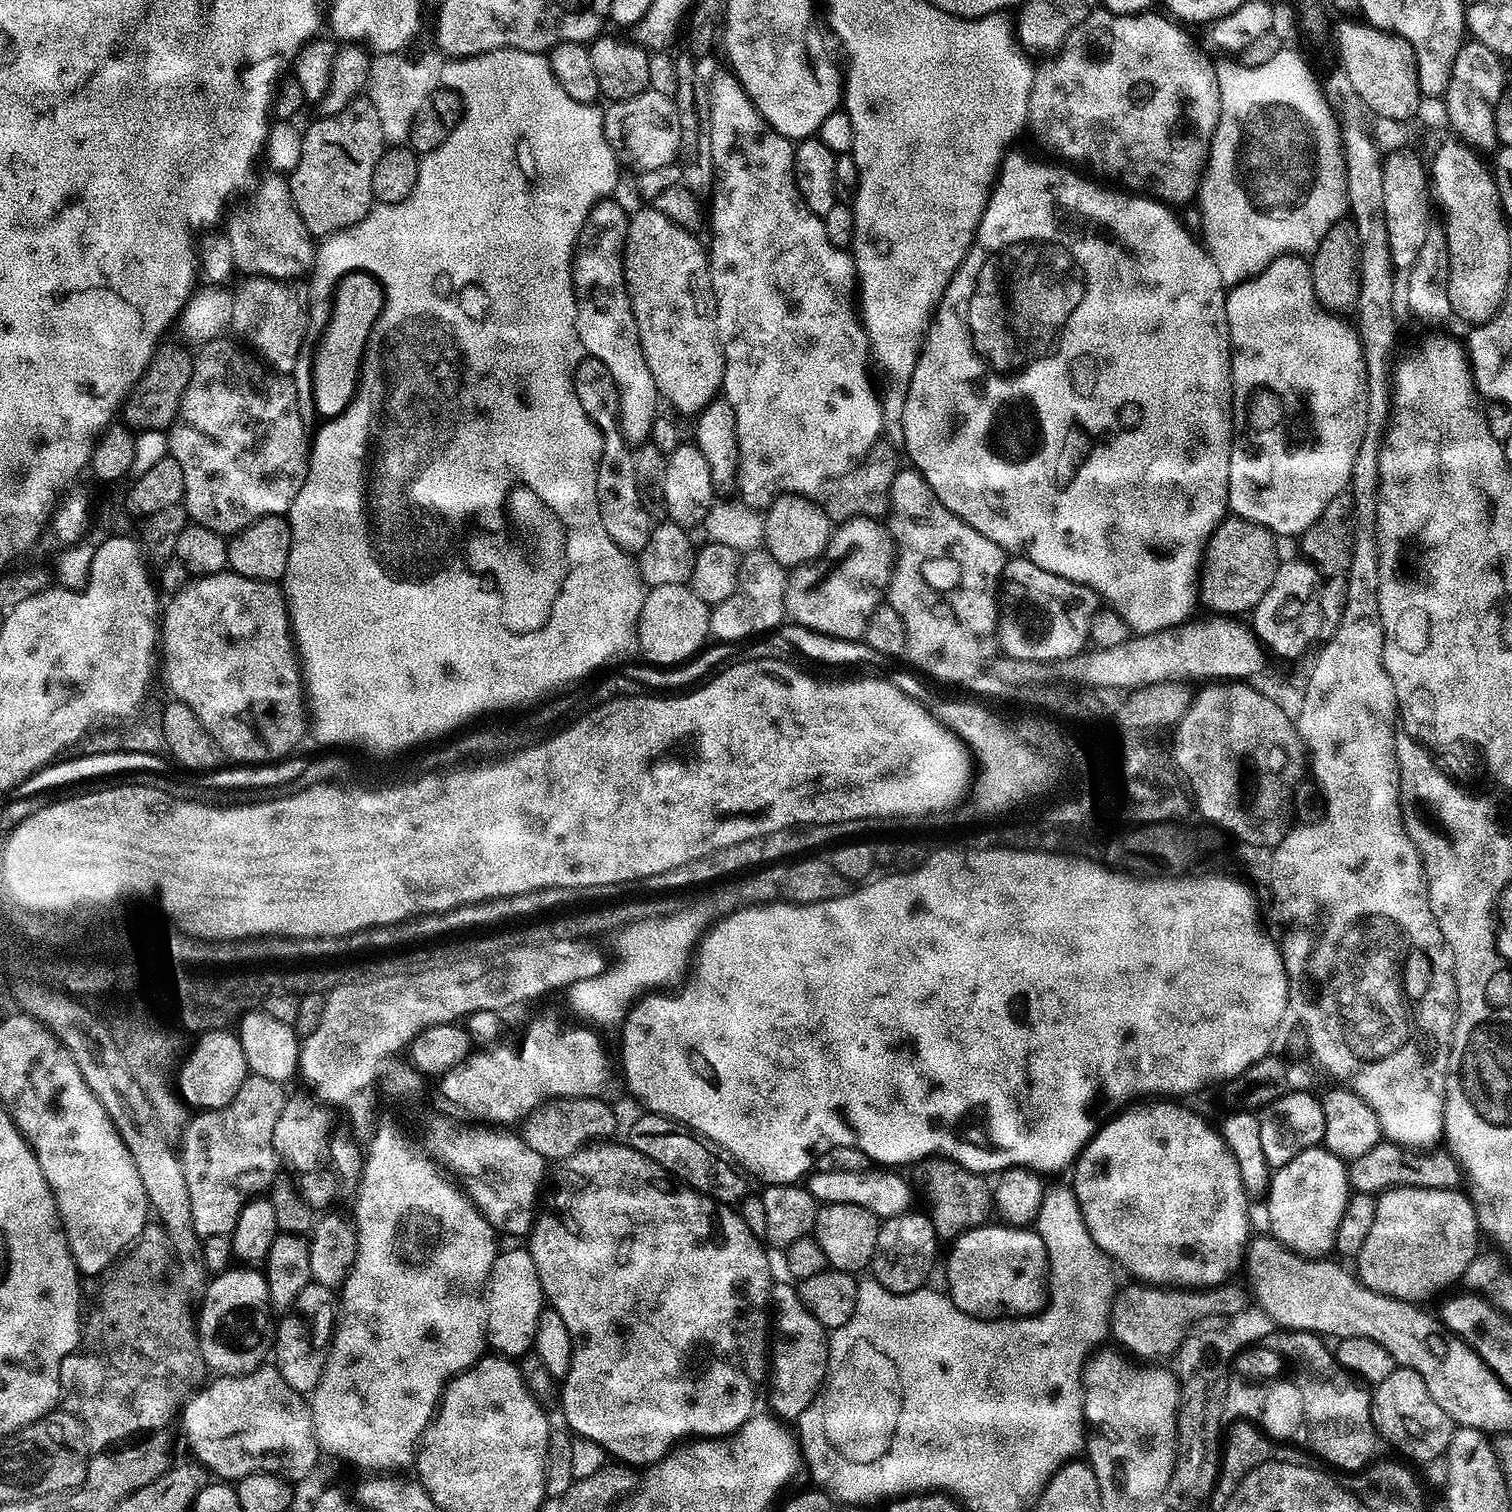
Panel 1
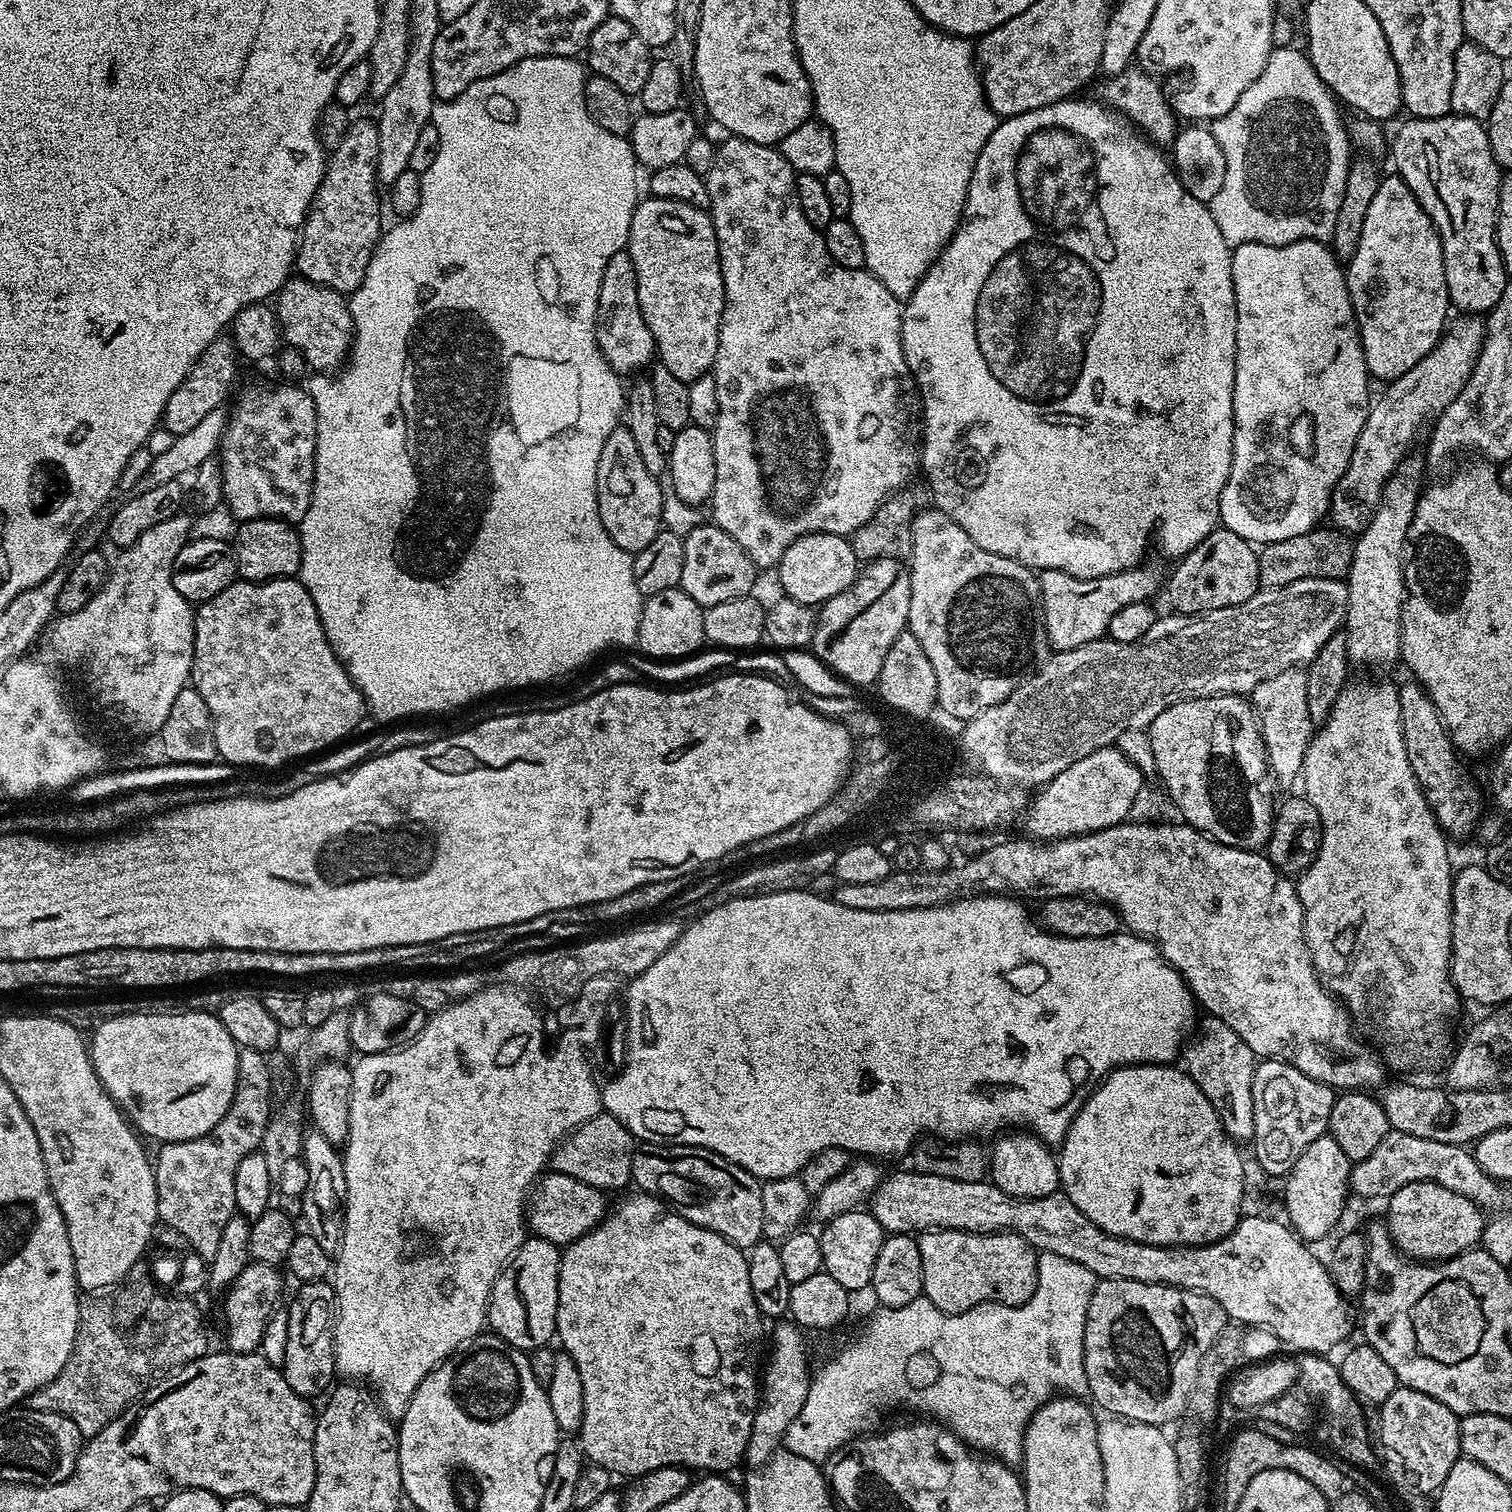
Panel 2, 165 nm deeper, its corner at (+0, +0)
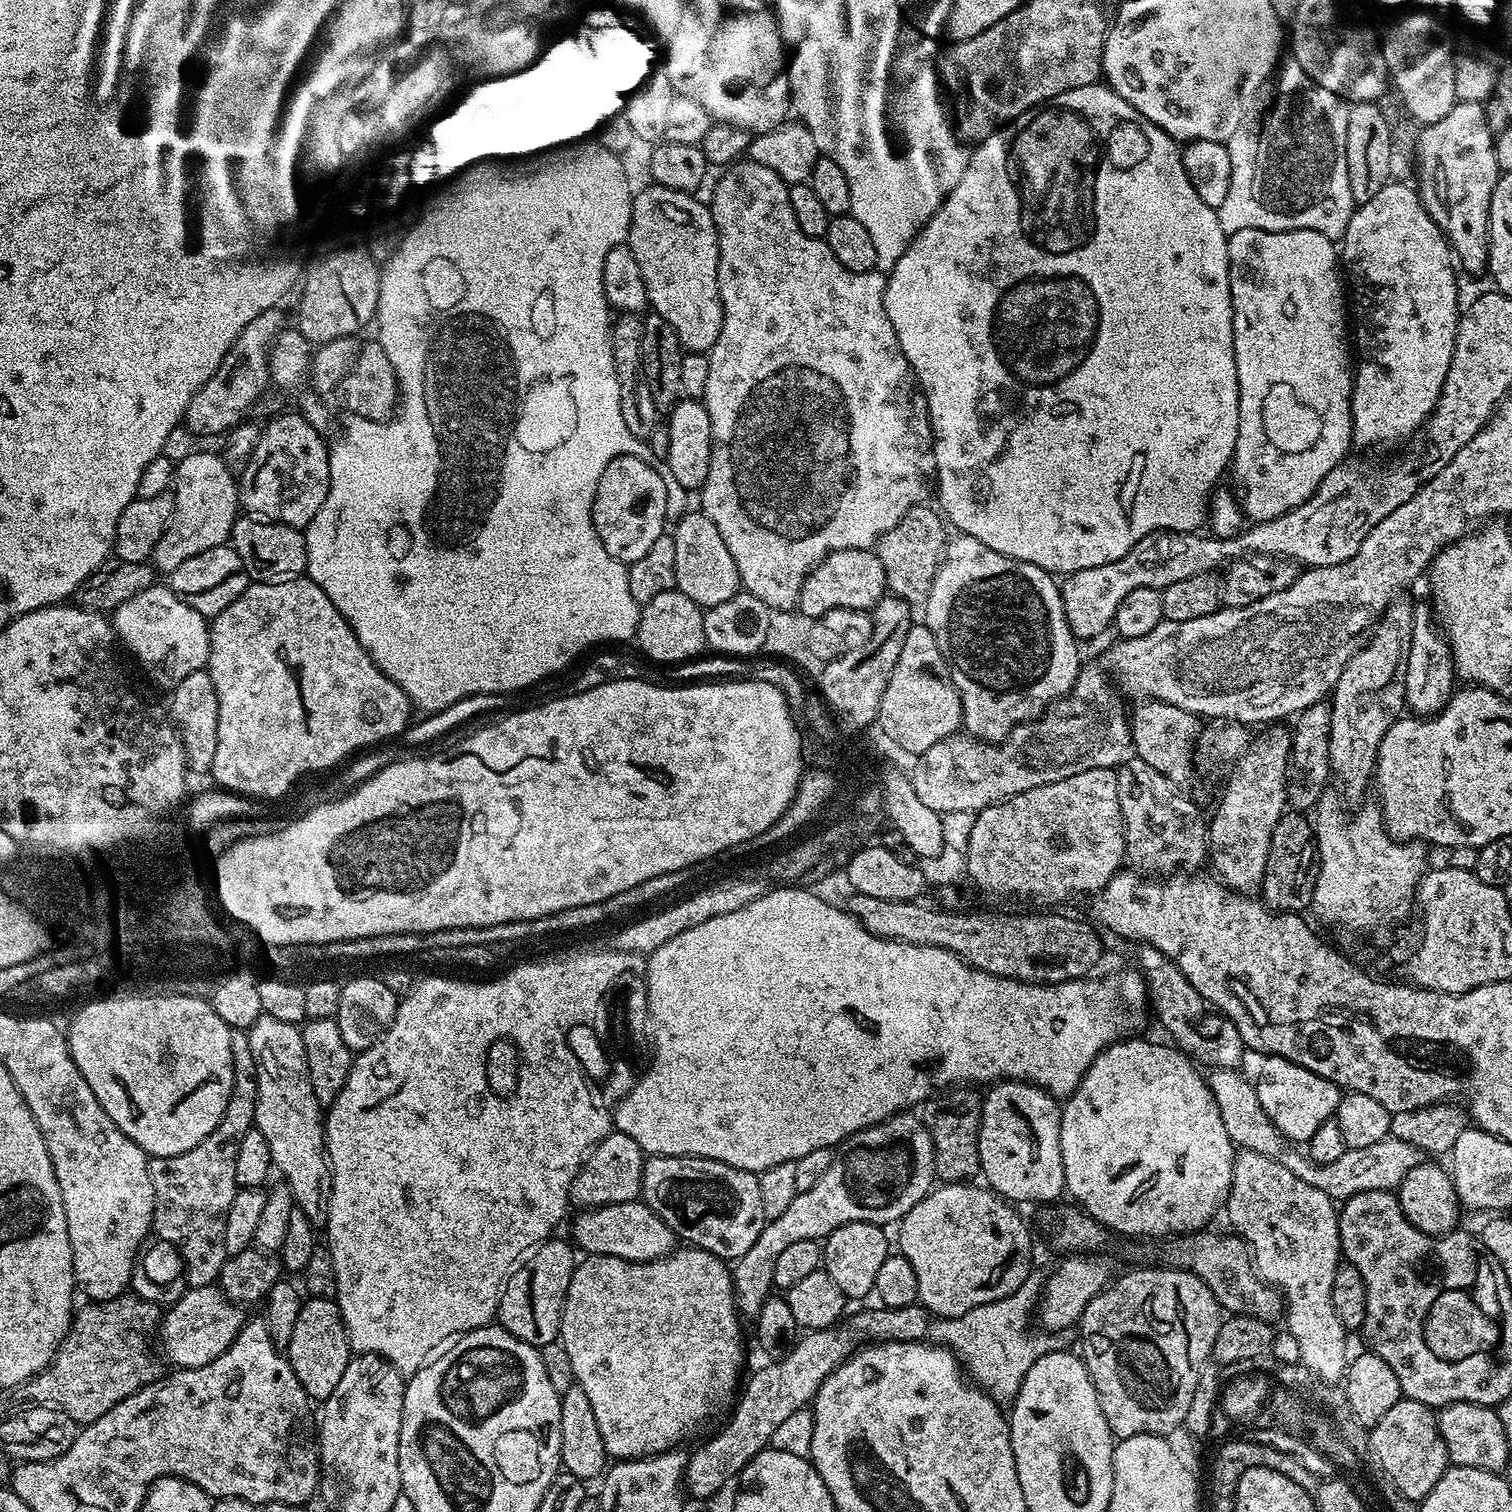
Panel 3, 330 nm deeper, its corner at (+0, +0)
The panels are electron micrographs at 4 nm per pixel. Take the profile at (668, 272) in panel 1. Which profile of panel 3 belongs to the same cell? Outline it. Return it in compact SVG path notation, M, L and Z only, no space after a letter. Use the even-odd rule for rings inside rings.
M647 187L633 195L627 246L642 270L651 311L674 326L681 348L707 354L718 342L724 317L718 290L720 247L711 207L686 192Z

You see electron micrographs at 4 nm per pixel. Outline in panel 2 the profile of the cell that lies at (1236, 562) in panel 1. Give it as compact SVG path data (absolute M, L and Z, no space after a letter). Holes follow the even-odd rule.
M1218 526L1194 550L1179 557L1172 577L1167 577L1168 604L1181 616L1201 616L1210 610L1222 610L1244 604L1261 591L1258 578L1258 552L1249 541L1230 529Z

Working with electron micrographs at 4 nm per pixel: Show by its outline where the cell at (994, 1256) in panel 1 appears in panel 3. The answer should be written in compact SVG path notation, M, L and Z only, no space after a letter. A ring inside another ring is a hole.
M965 1182L963 1184L941 1183L939 1186L933 1187L928 1195L923 1196L898 1222L898 1228L900 1228L899 1255L907 1258L910 1266L914 1266L914 1275L918 1278L919 1303L923 1304L929 1313L936 1318L961 1316L978 1306L1006 1298L1010 1294L1014 1294L1014 1290L1018 1290L1018 1286L1022 1286L1022 1282L1026 1282L1026 1278L1034 1271L1034 1264L1032 1264L1032 1236L1028 1233L1028 1228L1024 1225L1023 1218L1015 1212L1017 1209L1009 1201L1005 1200L1004 1197L997 1196L987 1186L979 1188L978 1185L979 1183L976 1182Z

